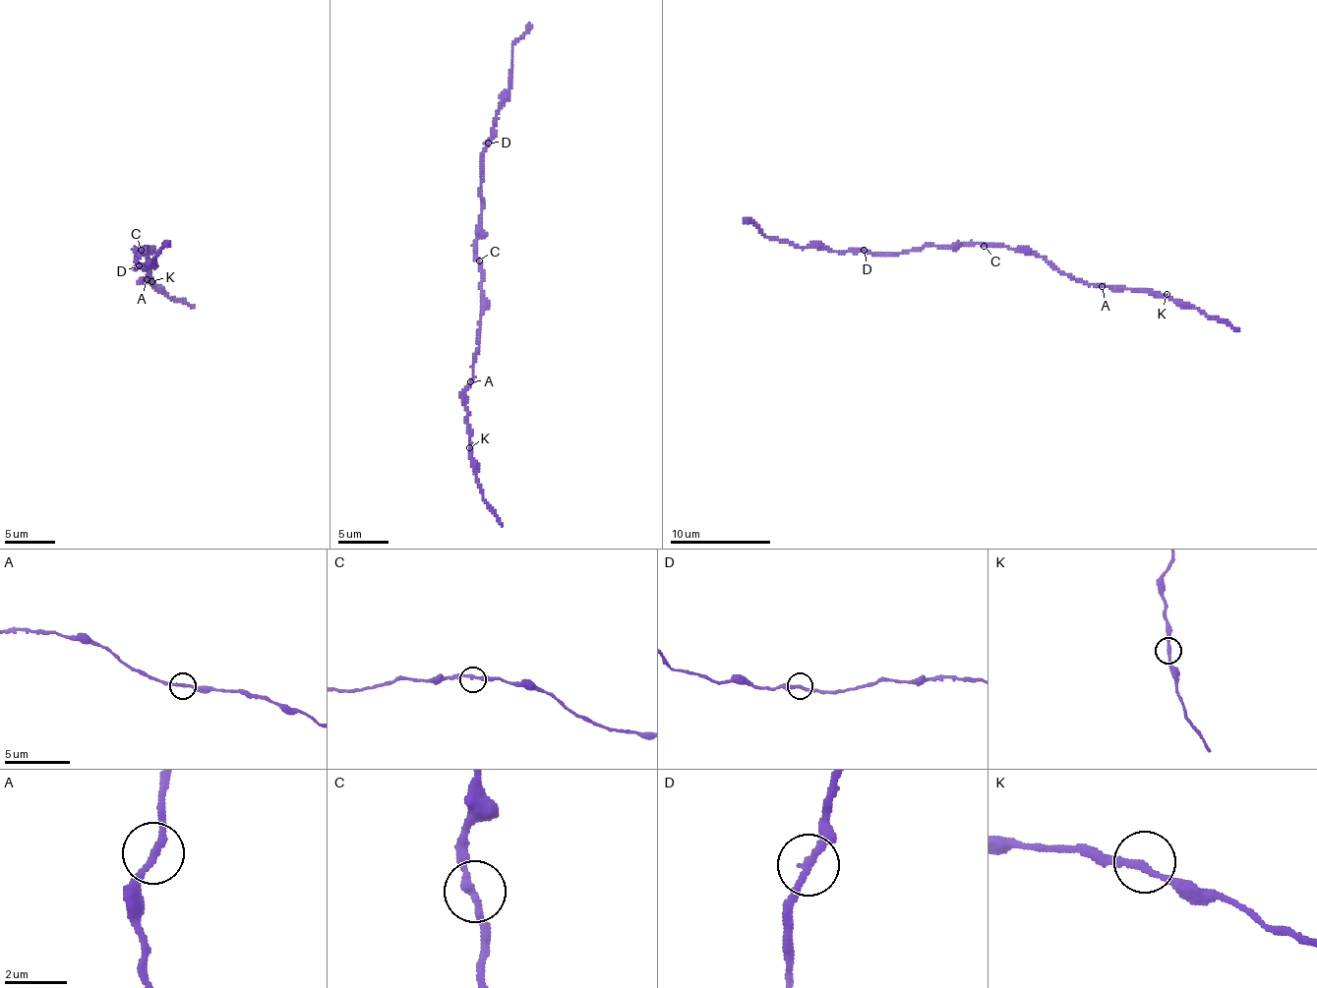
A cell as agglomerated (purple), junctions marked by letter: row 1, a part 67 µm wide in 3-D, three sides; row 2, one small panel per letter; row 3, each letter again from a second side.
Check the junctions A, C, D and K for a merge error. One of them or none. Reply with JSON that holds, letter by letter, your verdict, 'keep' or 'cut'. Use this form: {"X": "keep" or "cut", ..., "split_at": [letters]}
{"A": "keep", "C": "keep", "D": "keep", "K": "keep", "split_at": []}

